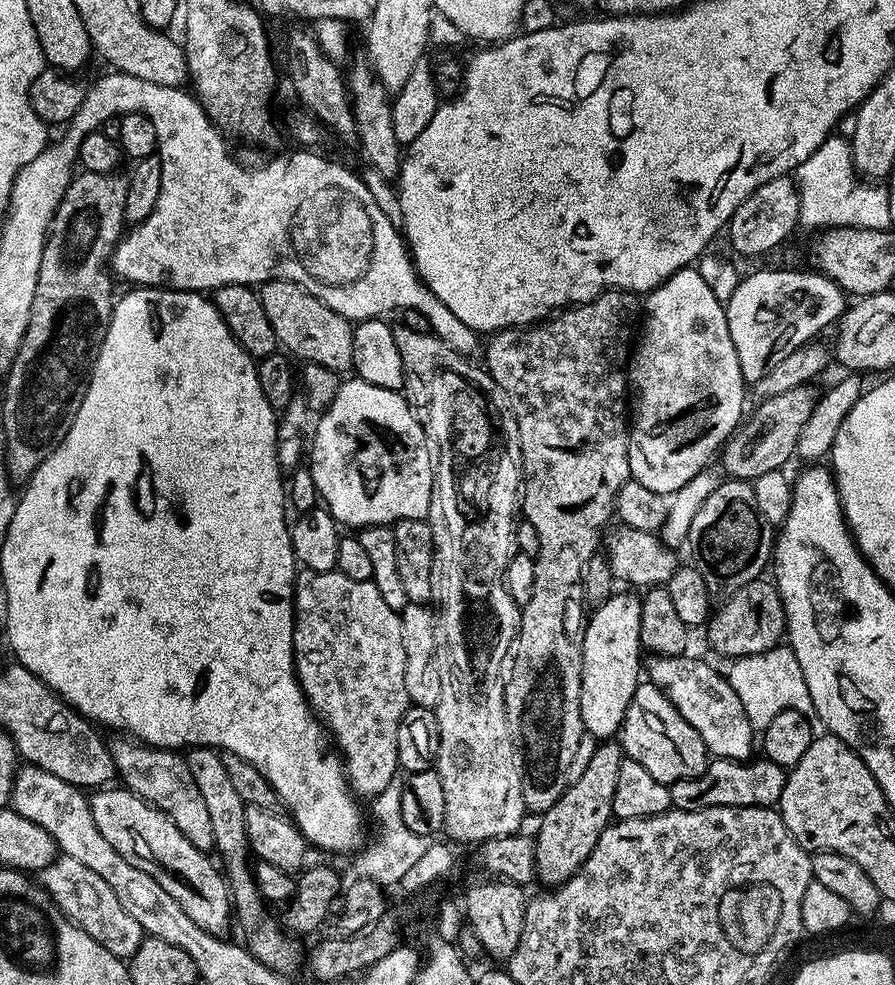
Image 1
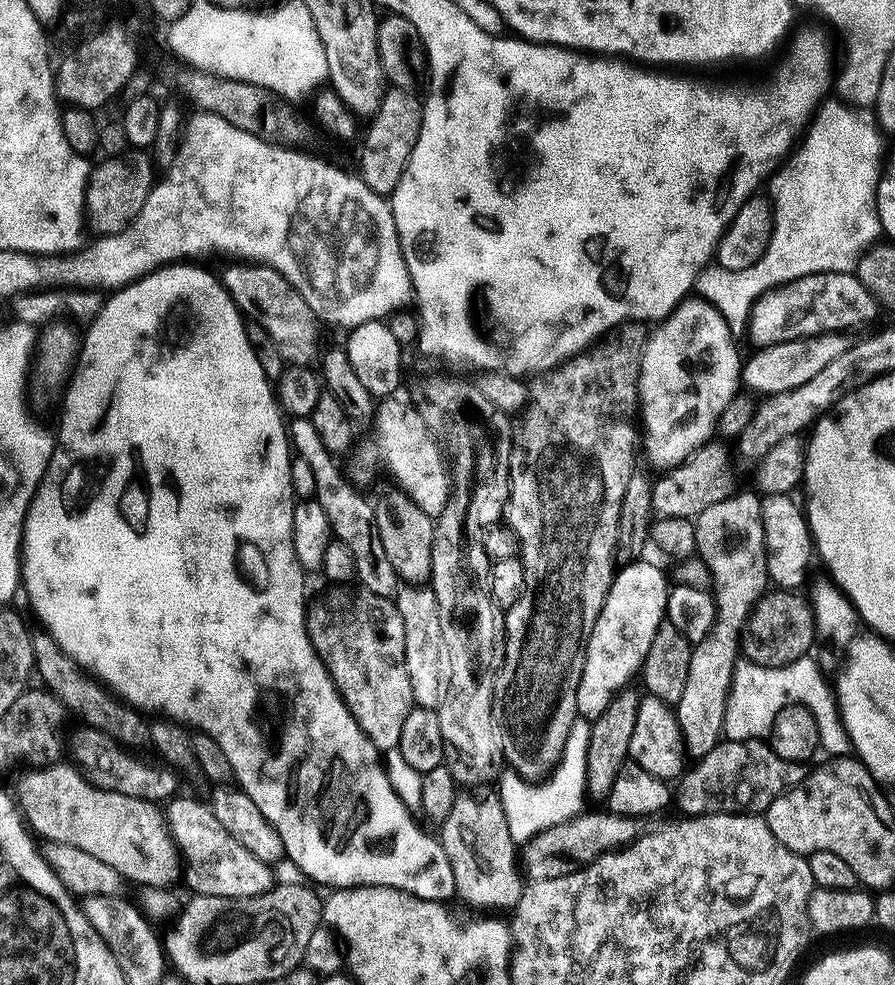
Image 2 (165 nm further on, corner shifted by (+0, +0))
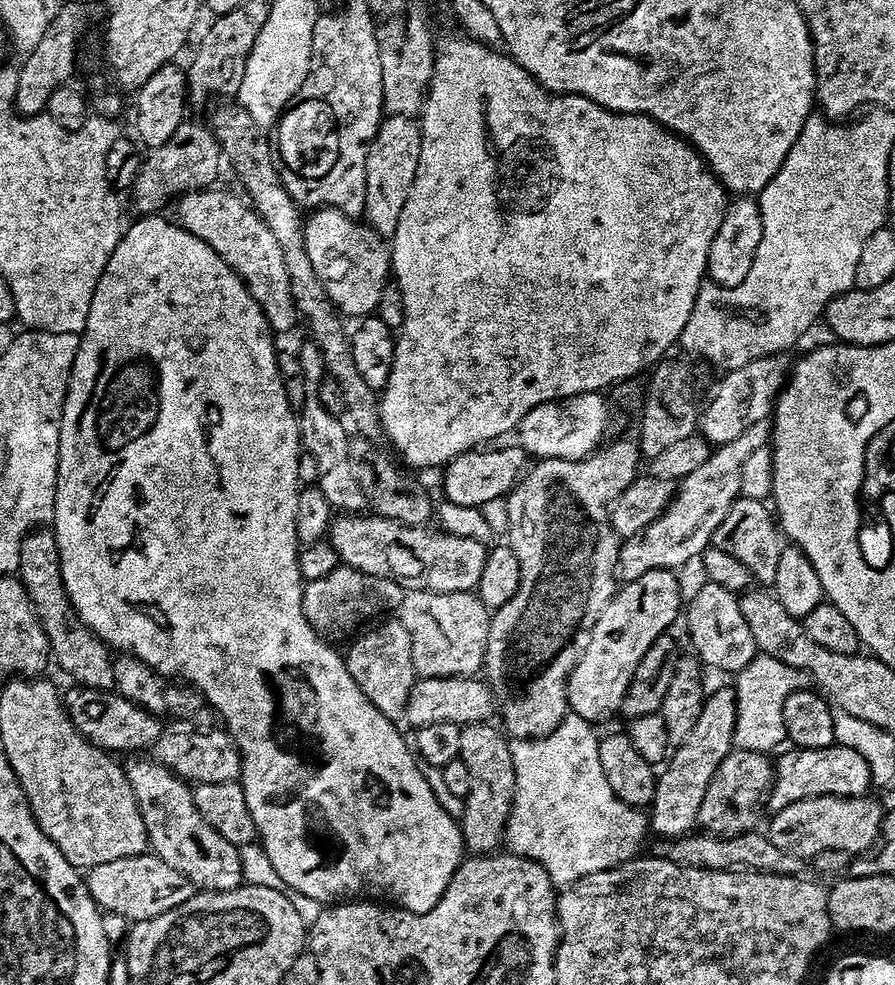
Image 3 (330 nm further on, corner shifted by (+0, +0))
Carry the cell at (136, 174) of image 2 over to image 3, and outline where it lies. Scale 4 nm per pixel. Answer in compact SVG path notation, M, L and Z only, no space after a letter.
M185 122L174 130L170 142L151 149L141 159L140 168L136 171L136 179L133 180L130 189L132 204L140 214L156 214L160 207L173 198L192 190L200 190L216 176L216 171L222 165L222 153L220 143L212 135L211 127L207 123L191 124Z

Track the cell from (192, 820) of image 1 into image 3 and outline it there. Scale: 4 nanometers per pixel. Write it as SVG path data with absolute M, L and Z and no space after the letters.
M40 526L28 533L20 543L20 580L28 595L28 602L36 614L36 621L42 626L48 639L48 651L54 664L81 688L97 690L115 689L114 656L107 644L86 627L72 608L70 598L64 589L60 573L60 555L56 533L51 527Z

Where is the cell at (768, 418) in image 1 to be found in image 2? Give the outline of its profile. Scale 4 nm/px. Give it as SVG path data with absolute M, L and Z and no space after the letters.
M723 443L702 444L688 459L681 464L669 467L668 473L652 485L652 510L661 521L668 519L686 519L699 516L700 512L714 502L723 500L729 495L728 476L725 469L728 466L728 456L724 453Z

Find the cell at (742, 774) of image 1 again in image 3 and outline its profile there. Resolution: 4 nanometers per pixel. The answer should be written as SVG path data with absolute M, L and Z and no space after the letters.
M833 746L818 750L793 747L788 751L792 752L781 751L781 756L774 760L774 775L766 796L766 804L768 802L772 812L815 796L863 796L869 791L872 775L854 750Z

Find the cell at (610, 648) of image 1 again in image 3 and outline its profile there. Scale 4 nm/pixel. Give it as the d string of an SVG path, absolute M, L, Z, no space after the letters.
M666 568L646 570L638 578L627 581L604 607L587 633L568 678L571 715L597 722L617 711L632 681L637 660L665 633L668 620L674 619L679 612L681 615L680 584L676 576L675 571Z

